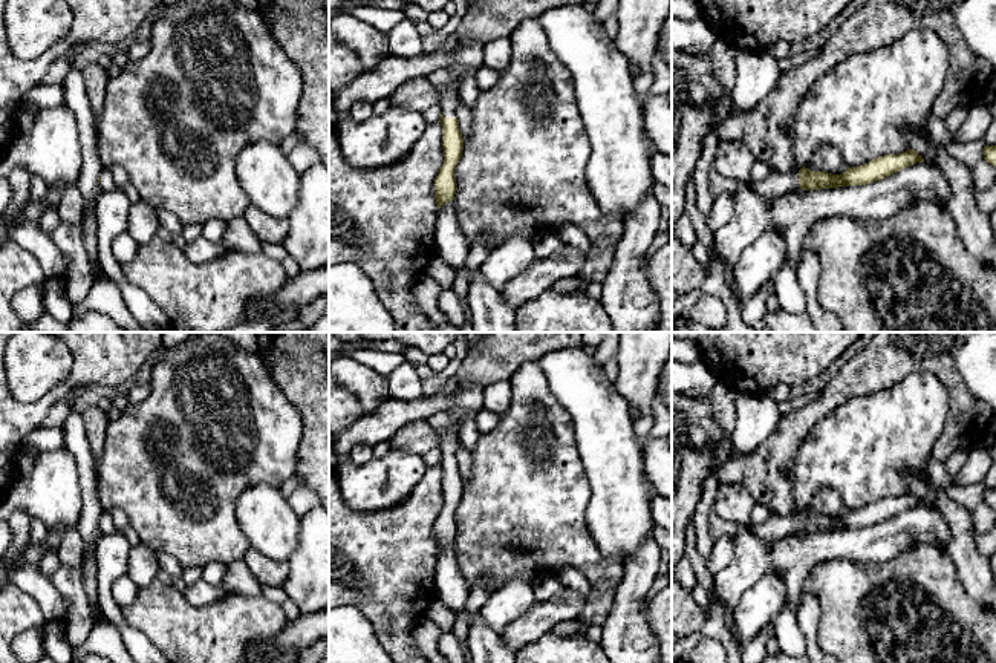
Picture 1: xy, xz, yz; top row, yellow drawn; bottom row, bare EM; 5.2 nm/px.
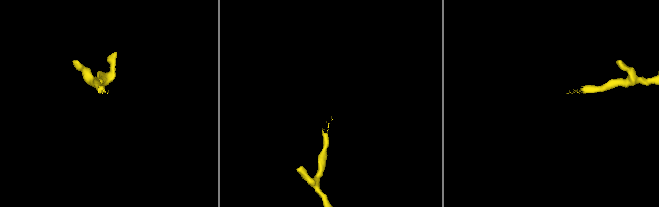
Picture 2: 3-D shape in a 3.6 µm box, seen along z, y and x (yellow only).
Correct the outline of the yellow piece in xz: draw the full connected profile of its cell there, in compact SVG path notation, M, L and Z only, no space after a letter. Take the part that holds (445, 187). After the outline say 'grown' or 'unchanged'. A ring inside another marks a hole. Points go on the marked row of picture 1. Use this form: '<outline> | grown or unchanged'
M442 112L439 122L442 126L444 164L435 179L435 199L438 208L450 201L454 201L454 194L457 190L454 168L462 156L464 149L464 138L459 130L459 119L445 118Z | unchanged

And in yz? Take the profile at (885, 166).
M909 149L903 153L878 156L860 167L849 167L841 175L811 171L809 168L803 167L799 170L799 184L802 190L809 191L849 185L866 185L890 176L916 162L924 162L923 156L916 150Z | unchanged

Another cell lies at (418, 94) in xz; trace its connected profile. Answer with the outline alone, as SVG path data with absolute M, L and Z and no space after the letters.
M427 77L412 78L399 86L389 98L390 106L424 112L430 106L441 106L438 86Z

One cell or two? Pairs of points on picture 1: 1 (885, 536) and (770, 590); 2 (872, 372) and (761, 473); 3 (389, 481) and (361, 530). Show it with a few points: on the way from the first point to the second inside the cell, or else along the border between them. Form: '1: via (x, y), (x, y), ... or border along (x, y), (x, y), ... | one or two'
1: border along (785, 584), (787, 594) | two
2: via (842, 386), (782, 443) | one
3: border along (406, 498), (369, 512), (352, 510), (345, 504) | two

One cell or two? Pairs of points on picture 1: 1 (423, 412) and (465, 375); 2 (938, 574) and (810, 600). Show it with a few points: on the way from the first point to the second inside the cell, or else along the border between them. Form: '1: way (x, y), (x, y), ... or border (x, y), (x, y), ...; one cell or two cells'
1: way (433, 404), (455, 383); one cell
2: border (802, 587), (817, 600), (819, 631), (816, 636); two cells

